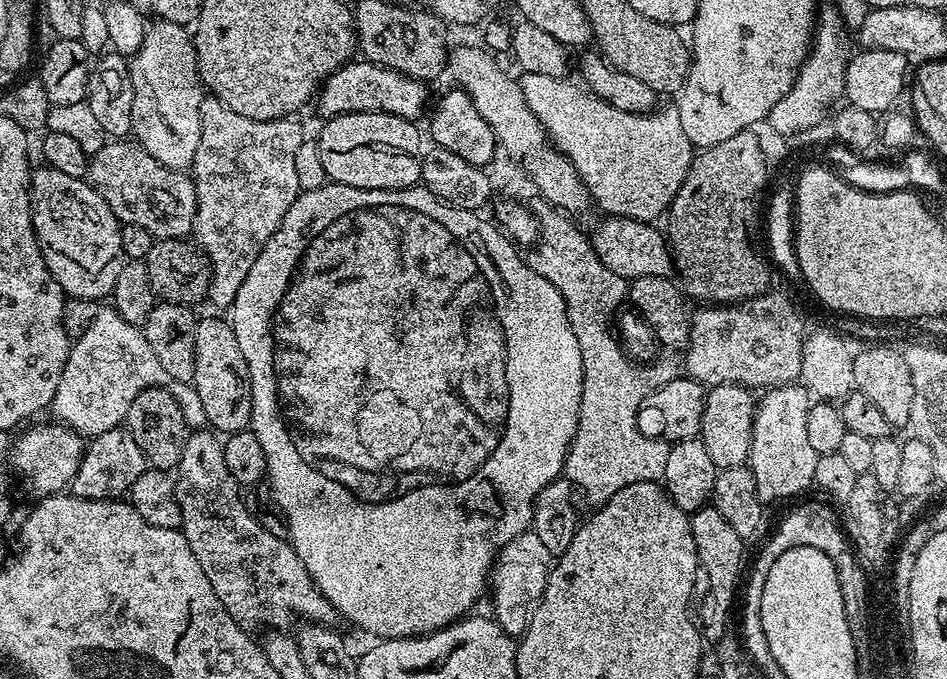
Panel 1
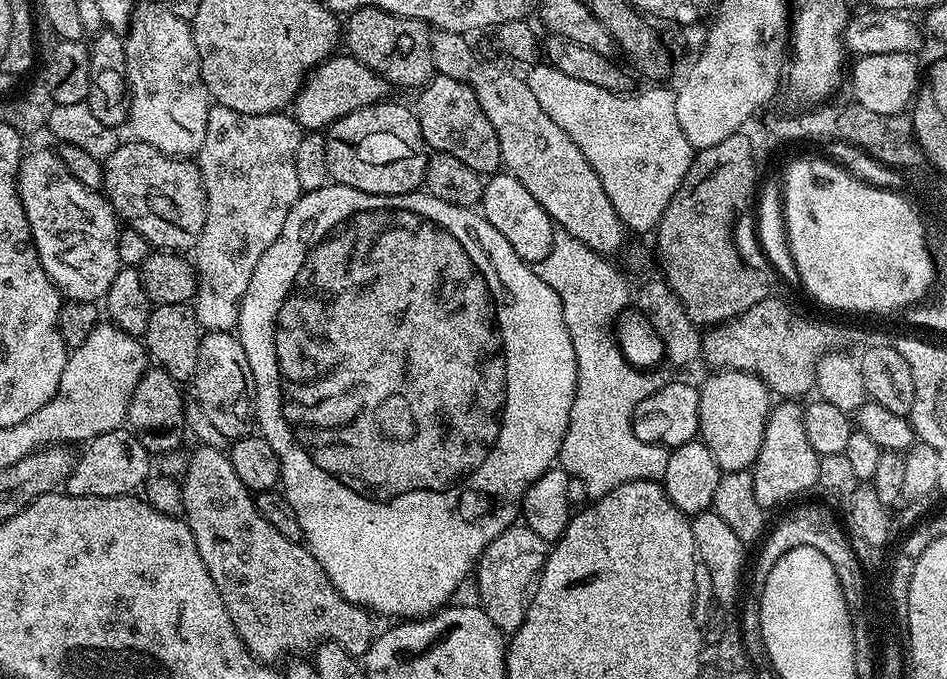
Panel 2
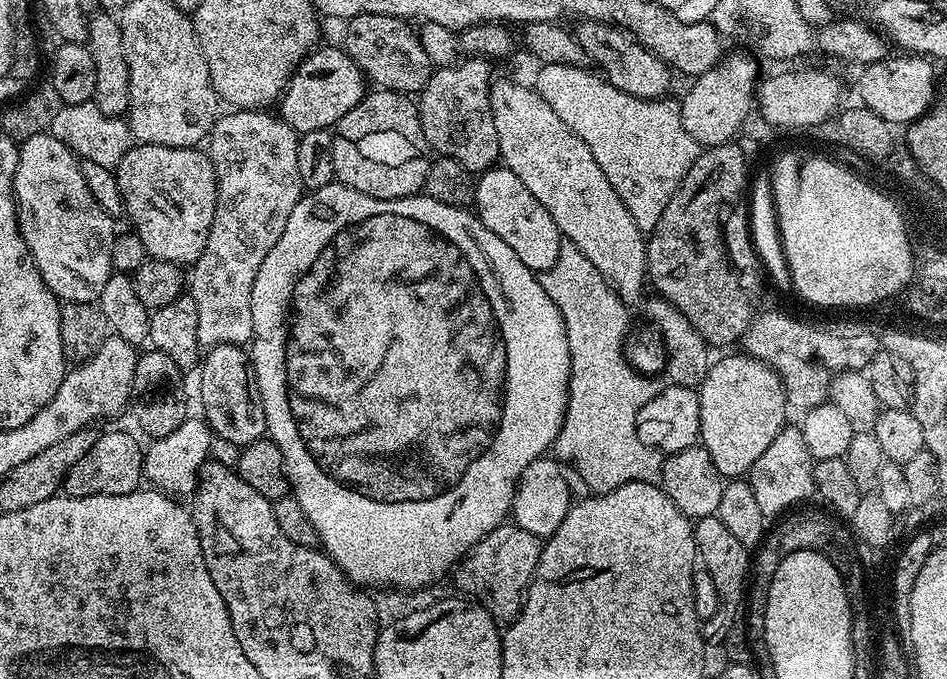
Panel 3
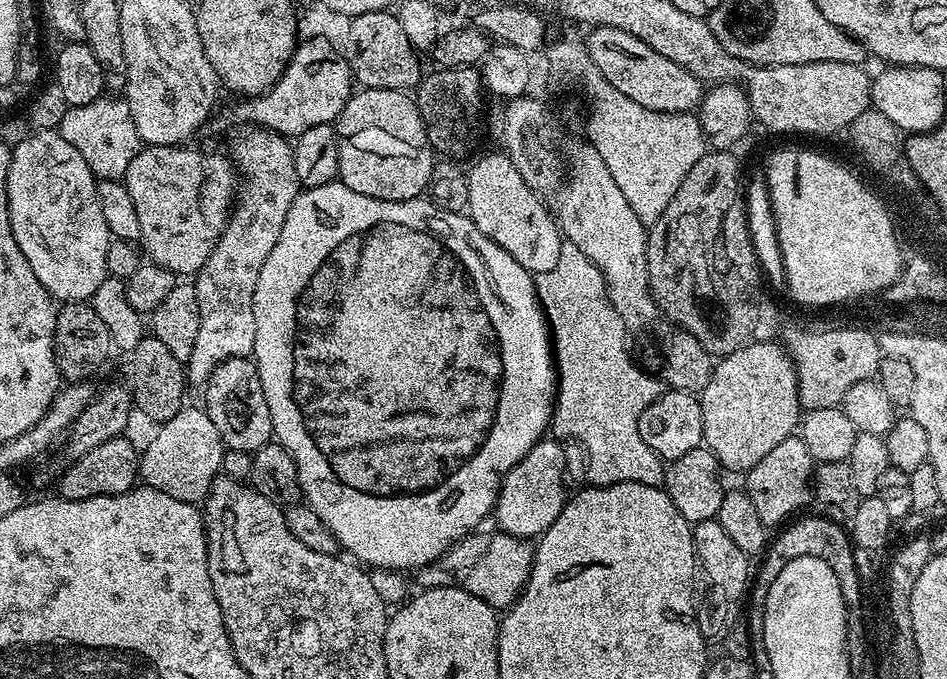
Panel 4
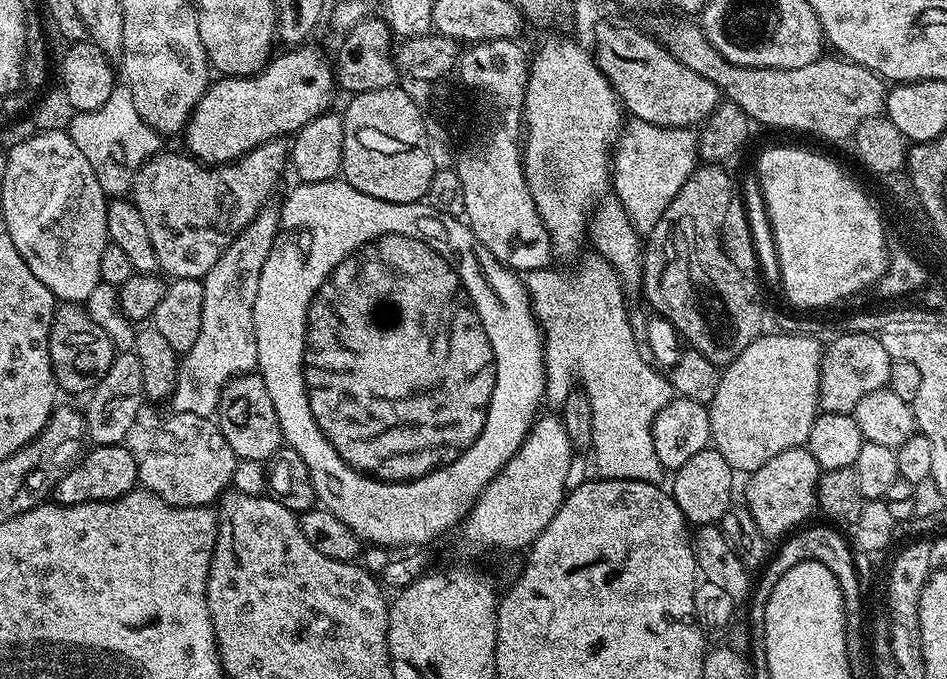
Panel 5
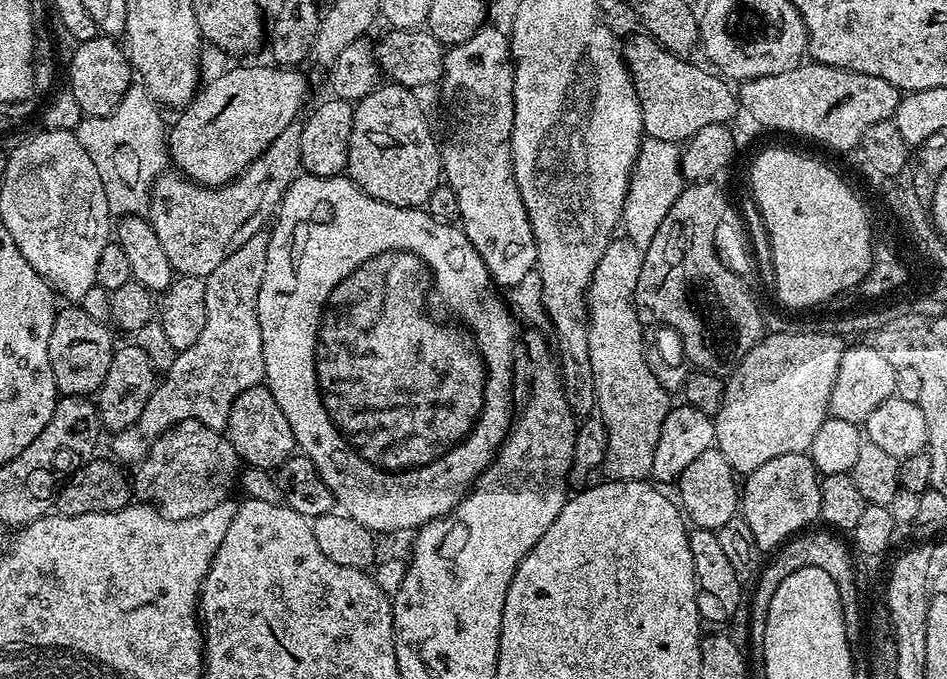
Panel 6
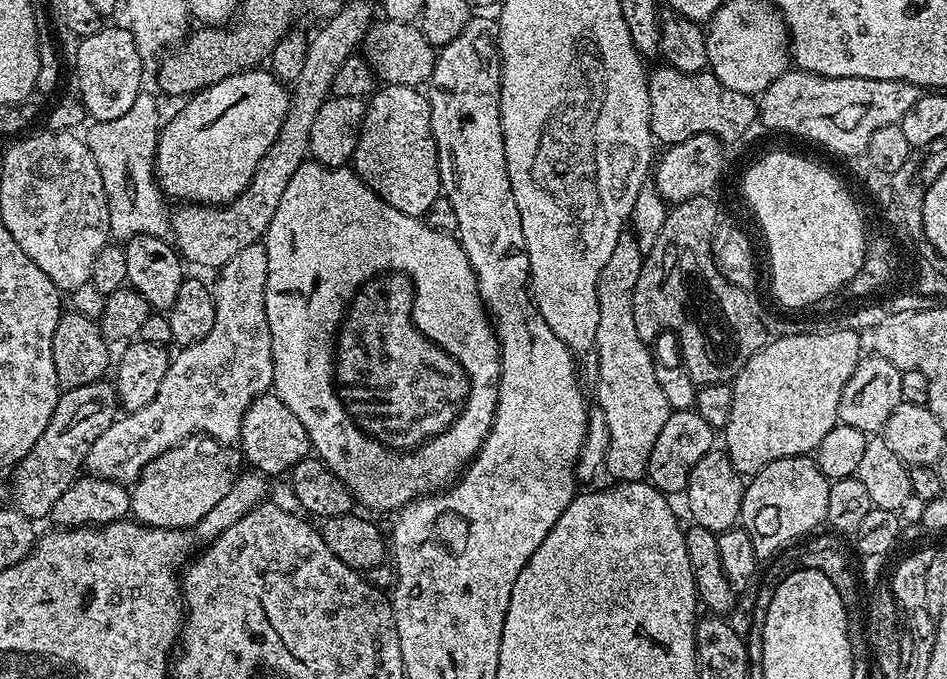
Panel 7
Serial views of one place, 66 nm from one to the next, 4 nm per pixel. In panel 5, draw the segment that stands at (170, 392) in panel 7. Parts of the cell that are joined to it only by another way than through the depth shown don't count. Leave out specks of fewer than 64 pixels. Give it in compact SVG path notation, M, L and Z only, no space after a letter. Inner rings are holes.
M265 207L236 235L218 262L214 262L214 266L203 276L202 330L198 330L198 342L194 342L194 346L190 346L190 350L179 357L176 385L170 397L173 413L193 412L211 417L220 407L221 390L236 376L245 376L256 368L258 342L254 338L254 298L258 294L258 278L262 274L262 266L266 266L266 258L270 258L270 250L278 233L280 213L275 207Z

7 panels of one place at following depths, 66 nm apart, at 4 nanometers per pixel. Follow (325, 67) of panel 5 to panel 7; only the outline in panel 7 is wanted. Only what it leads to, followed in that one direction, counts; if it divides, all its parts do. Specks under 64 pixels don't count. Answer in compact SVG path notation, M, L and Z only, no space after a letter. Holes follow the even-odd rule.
M241 70L214 82L214 86L193 92L183 101L184 104L160 129L156 147L156 183L160 185L165 197L173 196L176 202L189 204L210 204L219 206L228 204L254 178L258 162L270 150L278 130L282 130L284 119L288 116L289 89L285 81L273 76L271 71Z

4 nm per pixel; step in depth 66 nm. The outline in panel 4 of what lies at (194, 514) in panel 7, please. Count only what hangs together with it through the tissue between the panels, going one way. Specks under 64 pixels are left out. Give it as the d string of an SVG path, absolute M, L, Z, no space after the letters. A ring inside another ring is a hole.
M186 406L172 419L161 423L161 428L140 454L139 475L150 488L162 490L178 501L201 503L219 476L226 445L218 428L201 407Z

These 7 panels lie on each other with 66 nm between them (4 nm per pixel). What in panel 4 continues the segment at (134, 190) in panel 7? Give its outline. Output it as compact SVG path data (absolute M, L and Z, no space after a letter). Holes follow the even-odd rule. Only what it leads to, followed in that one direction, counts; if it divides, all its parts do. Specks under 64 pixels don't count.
M101 98L82 106L69 106L58 127L59 134L86 158L93 176L100 180L118 180L126 174L126 166L140 153L142 141L134 126L127 99Z

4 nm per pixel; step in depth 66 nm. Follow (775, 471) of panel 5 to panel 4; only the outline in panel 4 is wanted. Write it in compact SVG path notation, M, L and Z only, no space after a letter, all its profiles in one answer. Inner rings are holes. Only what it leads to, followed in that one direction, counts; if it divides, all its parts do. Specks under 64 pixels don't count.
M793 434L786 438L786 442L778 442L778 446L774 446L774 450L770 450L766 458L762 458L762 462L755 464L746 473L748 497L750 502L754 502L755 508L758 509L758 518L762 518L764 525L783 525L789 518L795 517L797 513L804 510L799 508L813 503L813 467L814 461L810 450L806 450L806 442L802 442L799 435Z

